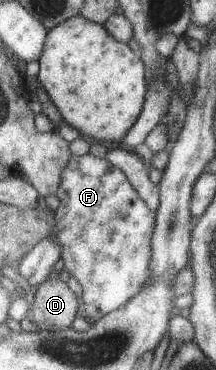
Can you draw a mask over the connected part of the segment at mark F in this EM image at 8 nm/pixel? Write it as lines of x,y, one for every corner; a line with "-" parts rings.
90,153
73,157
62,173
61,188
56,196
61,201
54,213
64,268
83,289
82,299
86,316
98,322
108,313
113,313
128,301
134,300
134,297
145,289
145,284
152,279
150,261
153,261
153,236
157,228
157,213
144,202
128,175
120,167
113,165
106,158
100,159

